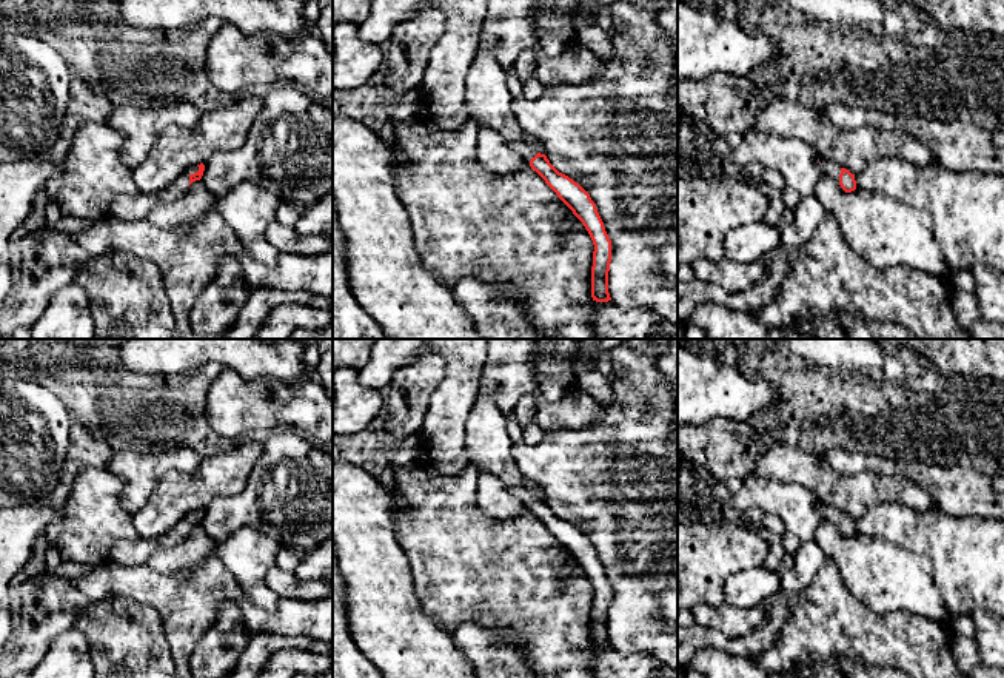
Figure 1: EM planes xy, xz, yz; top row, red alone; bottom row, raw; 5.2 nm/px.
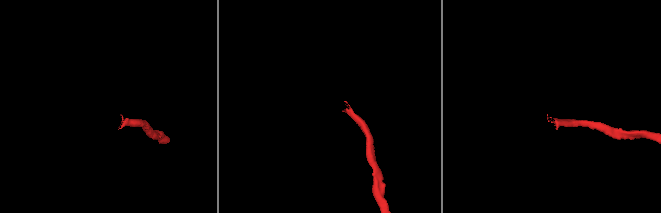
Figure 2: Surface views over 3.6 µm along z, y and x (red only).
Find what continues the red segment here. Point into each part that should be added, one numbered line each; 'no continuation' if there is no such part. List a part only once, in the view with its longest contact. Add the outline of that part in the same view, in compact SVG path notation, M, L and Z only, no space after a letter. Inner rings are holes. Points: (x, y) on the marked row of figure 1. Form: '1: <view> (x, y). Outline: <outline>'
1: xy (125, 207). Outline: M192 165L179 174L166 188L152 193L117 194L109 206L108 214L123 222L148 220L151 211L177 199L188 190L189 176L197 173L199 166Z

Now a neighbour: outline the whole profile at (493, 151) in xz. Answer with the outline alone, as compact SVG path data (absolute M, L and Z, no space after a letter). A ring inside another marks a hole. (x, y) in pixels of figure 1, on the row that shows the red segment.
M487 126L477 129L477 157L490 171L502 176L517 170L531 170L530 162L524 160L504 137Z

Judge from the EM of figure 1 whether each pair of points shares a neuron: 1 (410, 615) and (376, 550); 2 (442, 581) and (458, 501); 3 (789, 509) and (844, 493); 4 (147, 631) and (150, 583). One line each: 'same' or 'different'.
1: same
2: same
3: different
4: different

